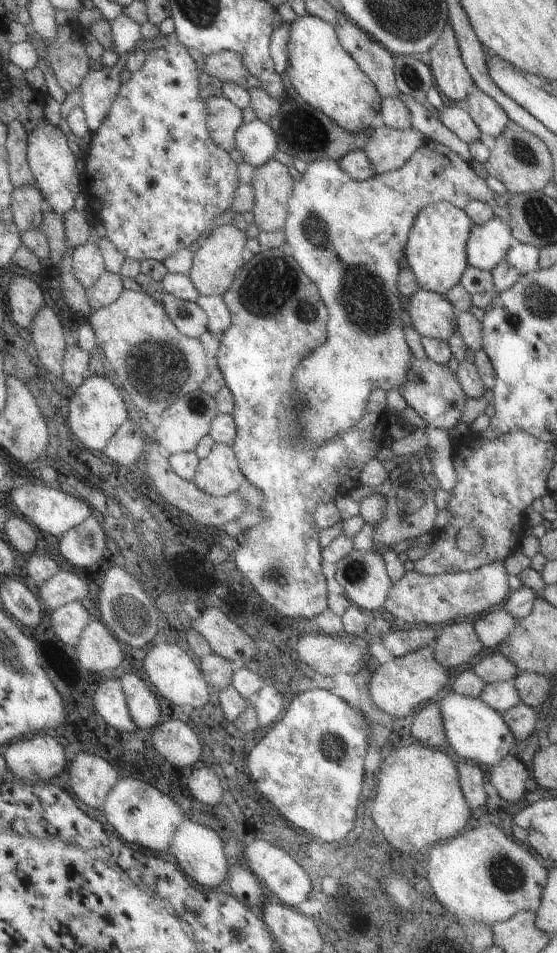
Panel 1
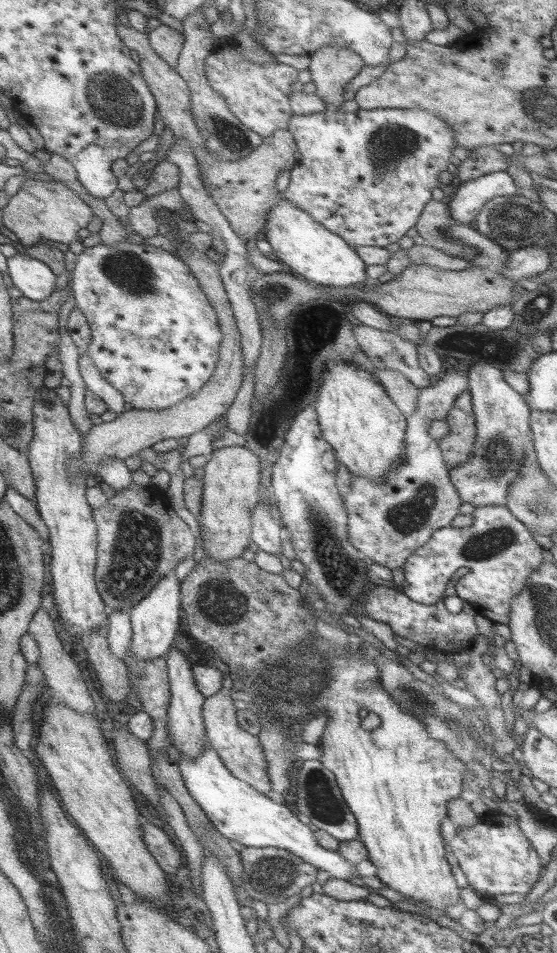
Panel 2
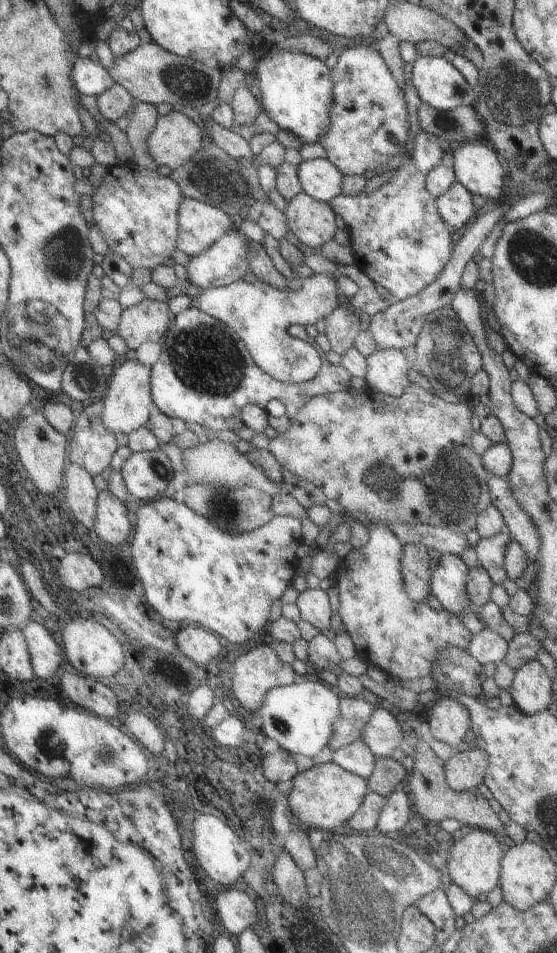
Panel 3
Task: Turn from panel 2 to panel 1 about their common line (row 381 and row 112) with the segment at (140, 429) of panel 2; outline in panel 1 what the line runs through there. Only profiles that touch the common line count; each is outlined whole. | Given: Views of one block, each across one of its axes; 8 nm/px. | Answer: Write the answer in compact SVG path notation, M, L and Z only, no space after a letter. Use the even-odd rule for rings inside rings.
M221 95L205 98L203 106L209 140L225 152L230 151L233 149L233 134L243 122L241 110Z

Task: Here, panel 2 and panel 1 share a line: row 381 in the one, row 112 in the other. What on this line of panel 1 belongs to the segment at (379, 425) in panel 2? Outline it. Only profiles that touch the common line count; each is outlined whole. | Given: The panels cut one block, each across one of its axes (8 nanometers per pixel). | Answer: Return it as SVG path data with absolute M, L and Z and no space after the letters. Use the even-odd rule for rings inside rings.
M307 13L296 16L289 22L285 50L287 64L284 71L301 101L322 112L347 132L363 132L377 125L381 98L371 80L341 48L333 25Z

